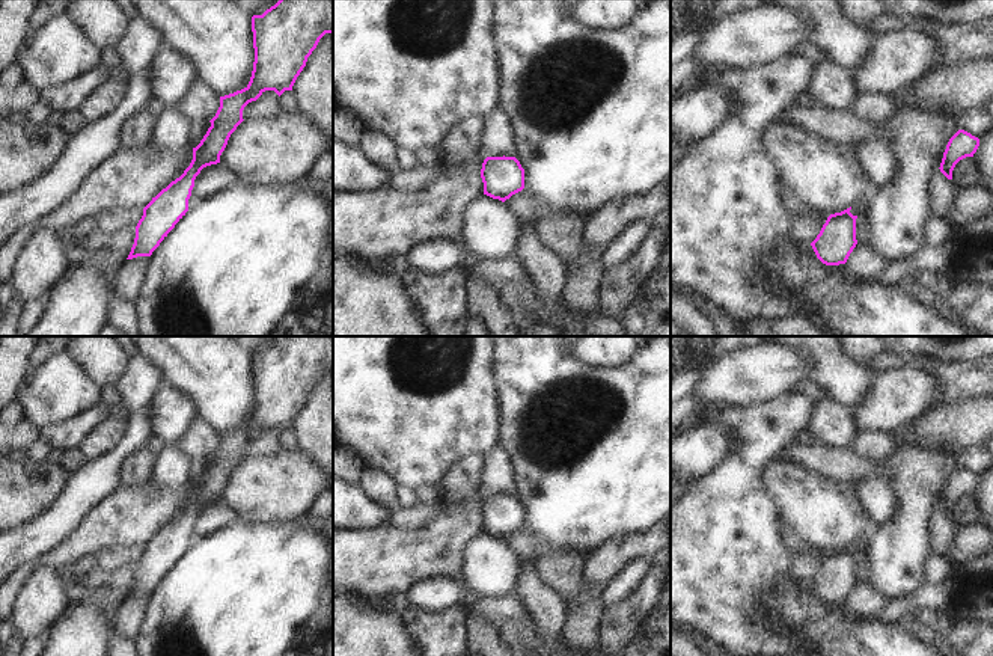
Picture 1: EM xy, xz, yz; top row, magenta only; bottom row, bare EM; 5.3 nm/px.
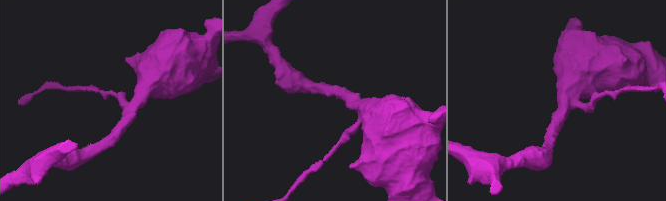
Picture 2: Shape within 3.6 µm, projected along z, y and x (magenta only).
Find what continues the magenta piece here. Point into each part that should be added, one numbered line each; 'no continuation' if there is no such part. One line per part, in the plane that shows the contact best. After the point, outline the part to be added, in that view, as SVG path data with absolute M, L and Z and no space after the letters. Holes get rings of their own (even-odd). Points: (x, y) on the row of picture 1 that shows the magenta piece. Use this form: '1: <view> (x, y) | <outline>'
no continuation

